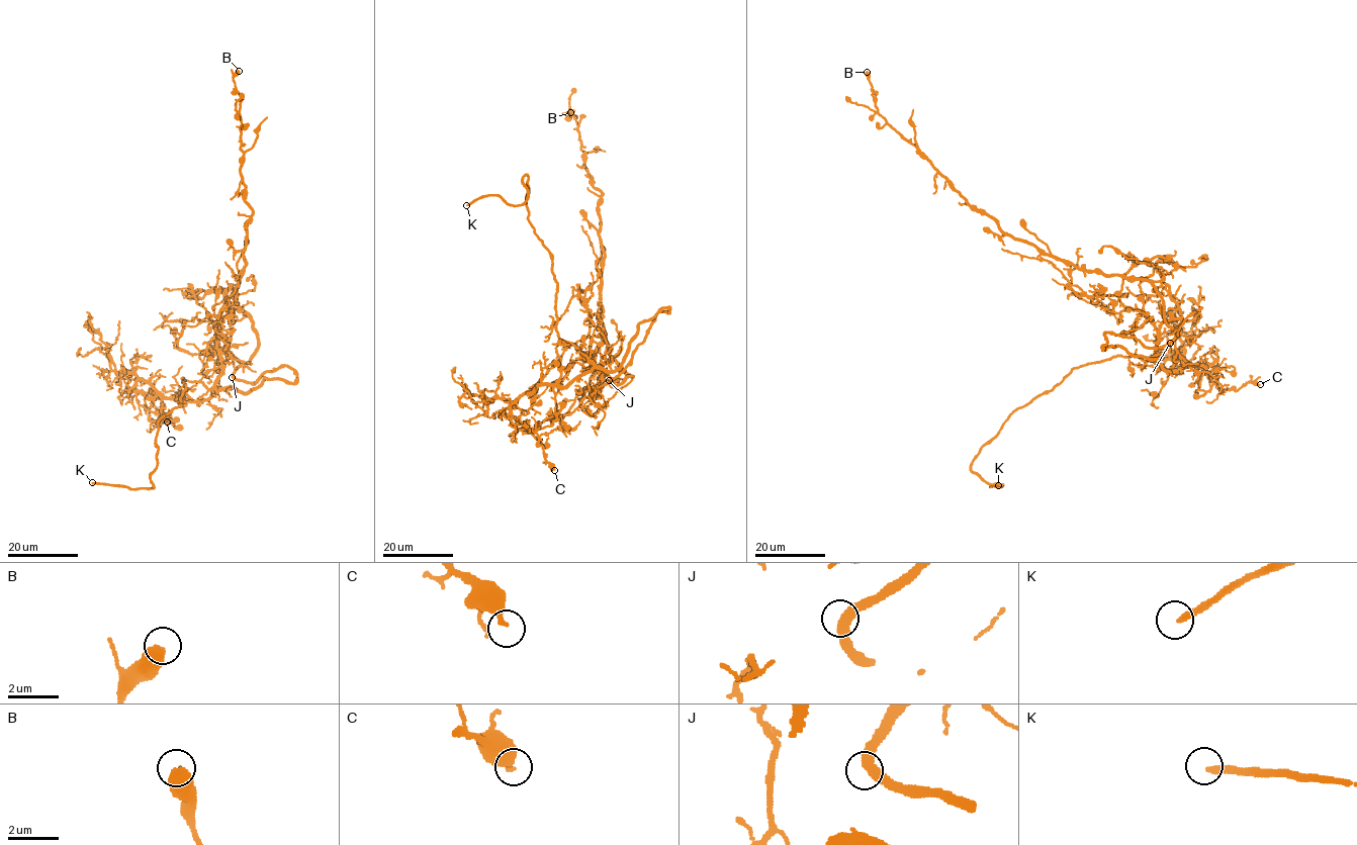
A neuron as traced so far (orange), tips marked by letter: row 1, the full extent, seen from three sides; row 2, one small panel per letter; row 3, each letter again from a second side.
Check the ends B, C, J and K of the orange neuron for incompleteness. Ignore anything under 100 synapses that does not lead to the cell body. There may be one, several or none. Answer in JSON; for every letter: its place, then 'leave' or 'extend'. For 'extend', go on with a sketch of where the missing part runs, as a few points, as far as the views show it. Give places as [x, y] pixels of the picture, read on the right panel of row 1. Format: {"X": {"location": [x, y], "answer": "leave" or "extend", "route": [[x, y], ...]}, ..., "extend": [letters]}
{"B": {"location": [867, 72], "answer": "leave"}, "C": {"location": [1260, 384], "answer": "leave"}, "J": {"location": [1170, 343], "answer": "leave"}, "K": {"location": [998, 485], "answer": "extend"}, "extend": ["K"]}

